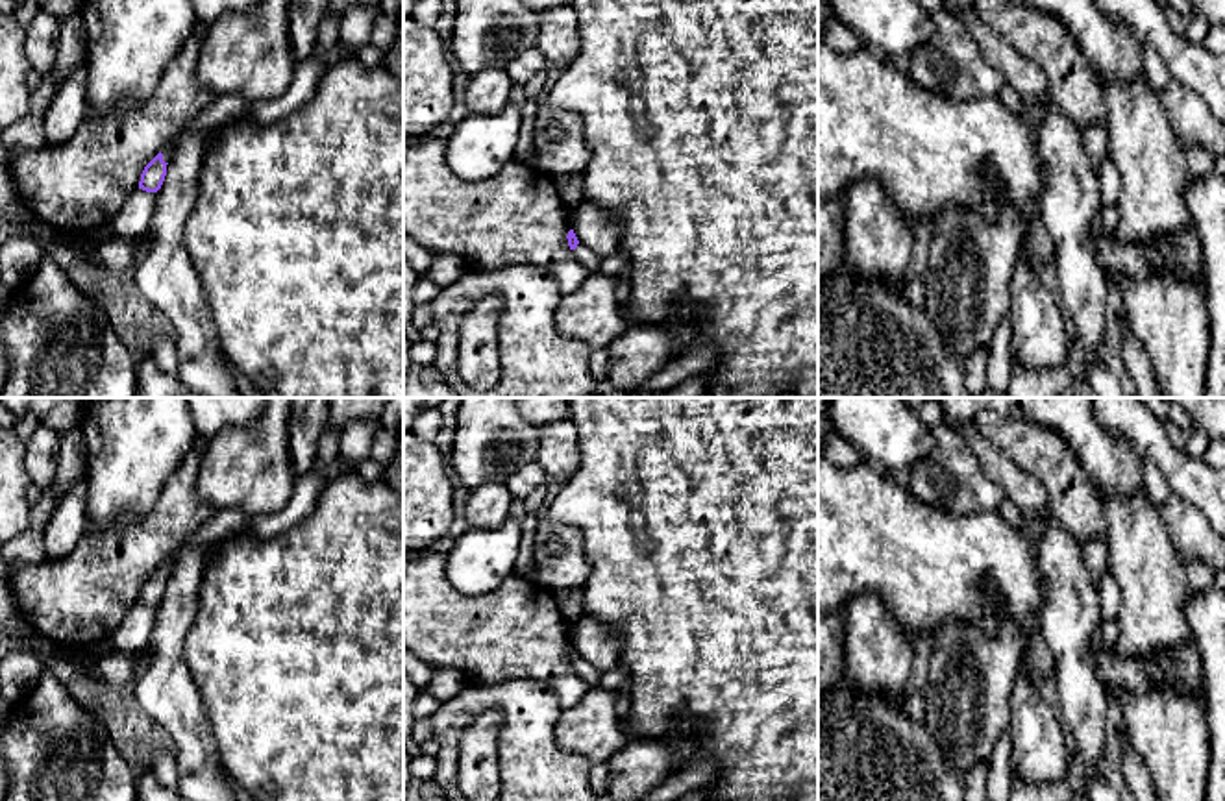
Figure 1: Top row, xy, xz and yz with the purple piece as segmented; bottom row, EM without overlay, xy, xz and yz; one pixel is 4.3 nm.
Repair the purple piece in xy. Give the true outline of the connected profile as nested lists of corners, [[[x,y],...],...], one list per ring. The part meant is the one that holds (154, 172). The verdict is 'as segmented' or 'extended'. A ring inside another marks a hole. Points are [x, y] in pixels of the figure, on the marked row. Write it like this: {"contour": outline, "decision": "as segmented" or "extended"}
{"contour": [[[176,139],[170,141],[170,144],[159,152],[142,170],[139,189],[146,192],[157,192],[165,181],[167,176],[167,165],[172,155],[172,148],[176,146]]], "decision": "extended"}

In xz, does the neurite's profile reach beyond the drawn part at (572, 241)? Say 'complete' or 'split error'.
split error

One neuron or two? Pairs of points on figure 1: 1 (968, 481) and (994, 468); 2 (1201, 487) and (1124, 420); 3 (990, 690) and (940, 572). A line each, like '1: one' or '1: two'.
1: two
2: one
3: two

